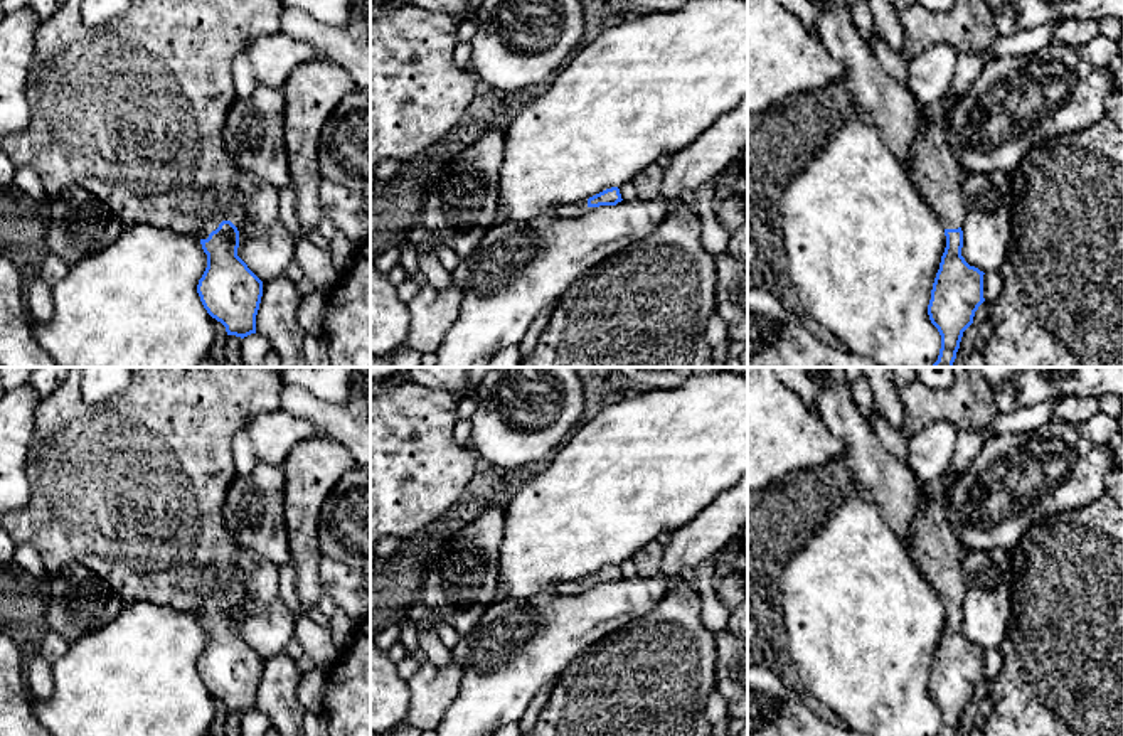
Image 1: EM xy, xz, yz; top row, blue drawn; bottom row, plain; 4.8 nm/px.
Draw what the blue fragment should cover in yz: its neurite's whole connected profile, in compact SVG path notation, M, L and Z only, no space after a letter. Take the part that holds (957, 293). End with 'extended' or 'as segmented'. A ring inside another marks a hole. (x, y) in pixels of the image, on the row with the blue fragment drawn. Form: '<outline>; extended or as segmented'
M919 121L906 170L913 185L933 205L945 224L946 248L936 273L928 315L941 335L938 360L931 367L953 367L963 332L985 301L983 271L961 256L966 214L961 184L966 172L946 141L948 121Z; extended

